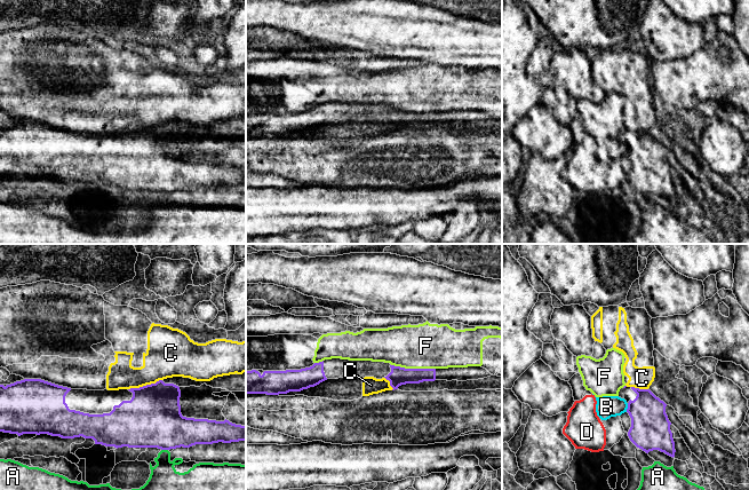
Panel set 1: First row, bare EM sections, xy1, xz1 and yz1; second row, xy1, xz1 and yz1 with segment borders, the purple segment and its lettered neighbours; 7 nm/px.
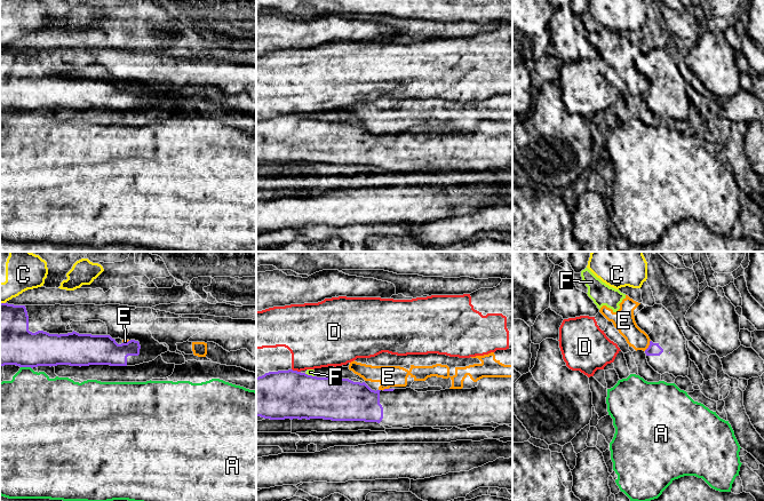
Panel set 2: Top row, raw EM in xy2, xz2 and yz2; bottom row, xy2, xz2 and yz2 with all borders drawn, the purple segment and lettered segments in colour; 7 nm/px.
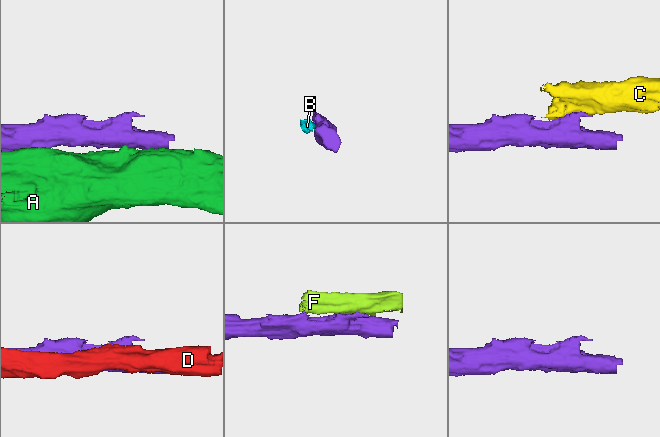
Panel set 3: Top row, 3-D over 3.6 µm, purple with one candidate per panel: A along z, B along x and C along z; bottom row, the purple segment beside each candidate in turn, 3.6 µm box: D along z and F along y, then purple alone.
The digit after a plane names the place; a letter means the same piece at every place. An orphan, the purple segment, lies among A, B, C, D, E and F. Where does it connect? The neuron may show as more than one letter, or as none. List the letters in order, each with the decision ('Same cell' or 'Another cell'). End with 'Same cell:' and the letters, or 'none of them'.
A: Another cell
B: Another cell
C: Another cell
D: Another cell
E: Another cell
F: Another cell
Same cell: none of them

